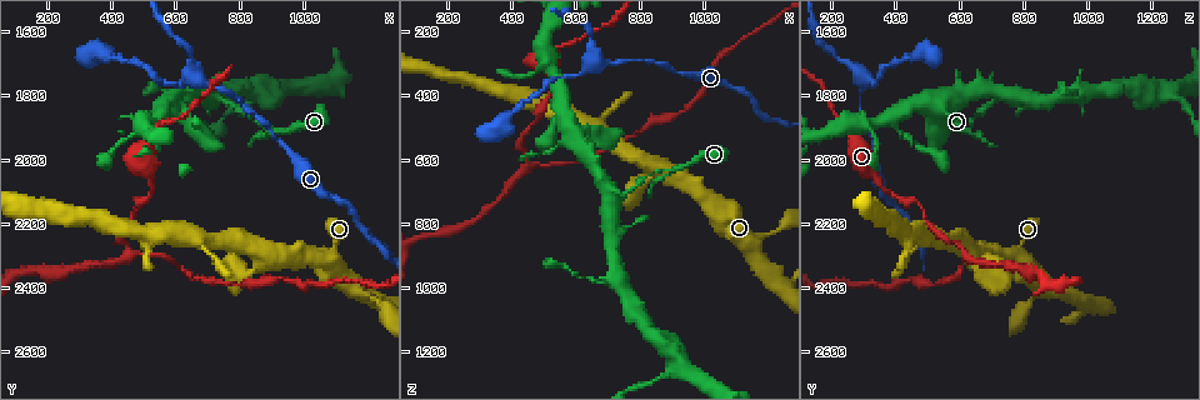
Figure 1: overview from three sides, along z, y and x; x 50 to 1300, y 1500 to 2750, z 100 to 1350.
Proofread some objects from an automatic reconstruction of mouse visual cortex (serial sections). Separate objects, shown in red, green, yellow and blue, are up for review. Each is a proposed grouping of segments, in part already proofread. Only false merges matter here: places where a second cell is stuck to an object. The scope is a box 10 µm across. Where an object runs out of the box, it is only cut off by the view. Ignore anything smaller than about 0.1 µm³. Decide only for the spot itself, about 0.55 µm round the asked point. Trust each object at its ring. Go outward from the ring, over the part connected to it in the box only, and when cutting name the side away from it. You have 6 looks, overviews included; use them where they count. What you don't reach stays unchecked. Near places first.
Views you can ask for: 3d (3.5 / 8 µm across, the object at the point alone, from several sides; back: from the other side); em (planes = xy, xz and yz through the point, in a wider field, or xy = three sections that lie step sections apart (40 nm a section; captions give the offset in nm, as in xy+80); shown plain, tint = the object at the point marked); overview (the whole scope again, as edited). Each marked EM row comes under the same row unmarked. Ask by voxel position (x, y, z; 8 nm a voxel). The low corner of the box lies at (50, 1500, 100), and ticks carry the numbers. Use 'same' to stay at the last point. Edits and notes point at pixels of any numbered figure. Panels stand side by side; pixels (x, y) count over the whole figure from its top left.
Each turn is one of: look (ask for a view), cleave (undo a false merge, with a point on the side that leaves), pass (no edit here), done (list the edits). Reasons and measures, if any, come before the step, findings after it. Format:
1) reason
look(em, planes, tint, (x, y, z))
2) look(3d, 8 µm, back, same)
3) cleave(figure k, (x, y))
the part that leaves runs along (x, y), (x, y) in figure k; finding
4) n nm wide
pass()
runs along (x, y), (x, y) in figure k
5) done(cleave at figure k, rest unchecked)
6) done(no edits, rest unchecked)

thin neck
look(3d, 8 µm, (840, 1880, 640))

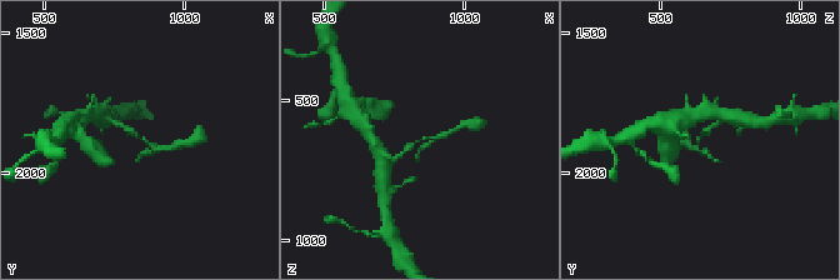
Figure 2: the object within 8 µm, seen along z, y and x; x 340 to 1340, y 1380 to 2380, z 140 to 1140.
look(em, planes, tint, same)

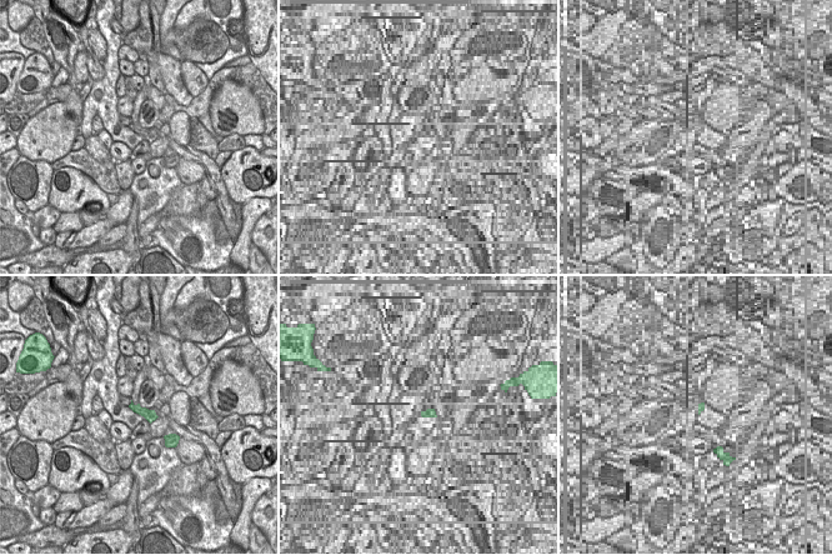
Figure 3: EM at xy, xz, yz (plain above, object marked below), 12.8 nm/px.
arms of 150, 150 nm
pass()
one cell here

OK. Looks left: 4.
sudden change in width
look(3d, 3.5 µm, (530, 2090, 360))

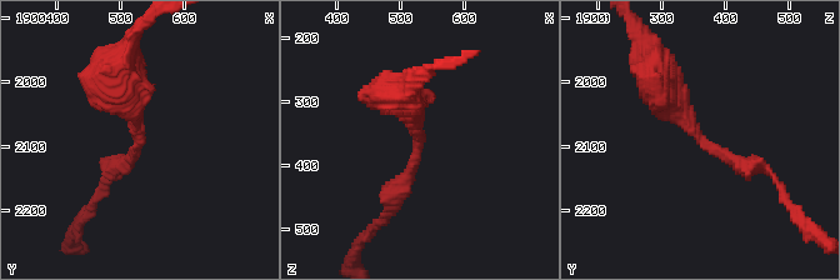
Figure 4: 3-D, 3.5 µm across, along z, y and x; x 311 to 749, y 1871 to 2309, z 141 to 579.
arms of 200, 450 nm; now the EM
look(em, xy, step 3, tint, (525, 2095, 360))

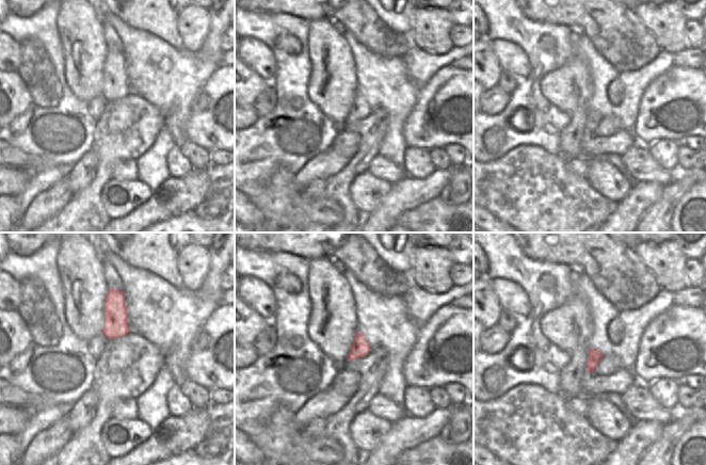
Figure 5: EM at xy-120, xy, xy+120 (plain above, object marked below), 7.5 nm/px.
pass()
runs along (656, 75), (704, 144), (769, 171) in figure 4; one cell here

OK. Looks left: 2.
arms part here
look(3d, 3.5 µm, (460, 2290, 610))

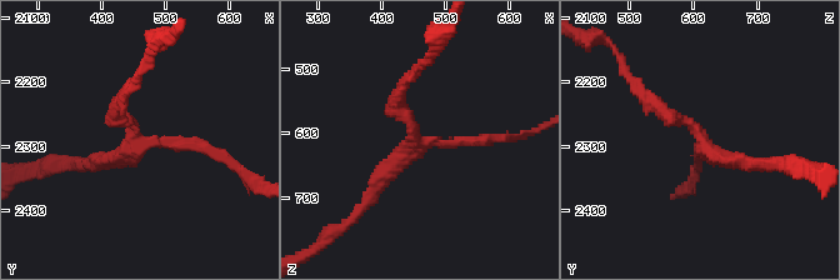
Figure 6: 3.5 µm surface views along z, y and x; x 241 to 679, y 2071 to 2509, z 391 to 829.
need the tissue
look(em, xy, step 1, tint, (450, 2285, 610))

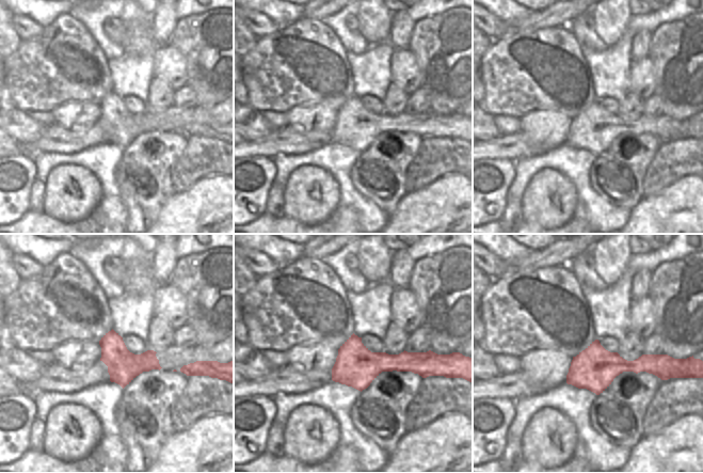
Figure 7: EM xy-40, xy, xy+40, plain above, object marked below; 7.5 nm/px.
320 nm wide
pass()
runs along (644, 93), (714, 154), (759, 161) in figure 6; continuous, no second cell

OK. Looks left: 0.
done(no edits, rest unchecked)

